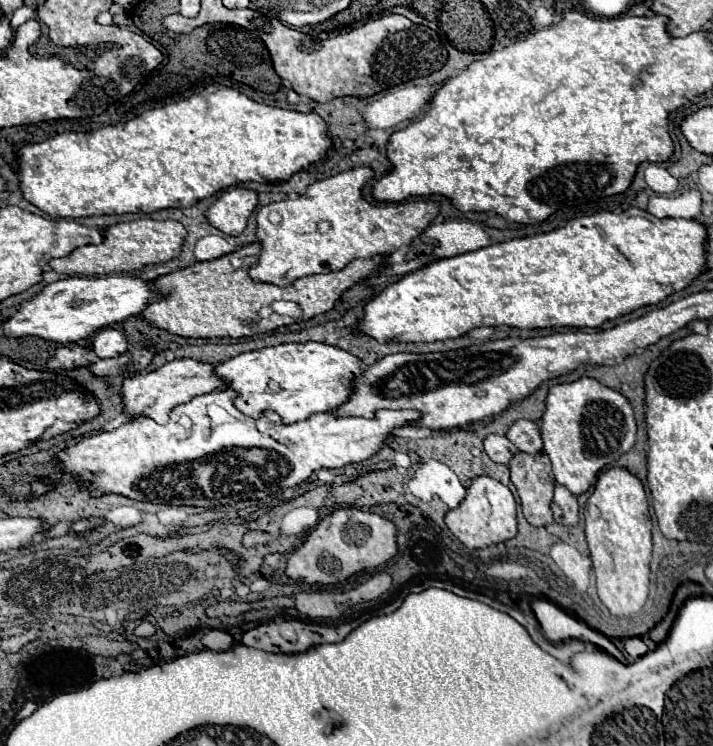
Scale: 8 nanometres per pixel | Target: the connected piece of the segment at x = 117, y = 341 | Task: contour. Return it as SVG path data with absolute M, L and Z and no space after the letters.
M109 327L107 331L101 329L93 339L93 351L101 359L123 355L127 351L127 337L121 331L113 331Z

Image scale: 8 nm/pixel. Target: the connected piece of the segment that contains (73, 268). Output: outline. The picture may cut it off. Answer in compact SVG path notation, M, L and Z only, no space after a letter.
M139 218L129 223L115 223L103 229L103 241L99 245L83 245L71 251L63 259L49 261L51 269L63 275L111 275L111 273L131 273L145 265L163 263L179 257L181 245L187 231L179 221L156 221Z

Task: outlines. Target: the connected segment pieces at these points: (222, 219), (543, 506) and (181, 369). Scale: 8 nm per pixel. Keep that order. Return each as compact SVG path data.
M233 187L233 189L227 189L207 209L205 219L225 235L235 237L245 229L247 219L255 209L255 205L257 205L257 193L243 187Z
M515 453L511 463L511 481L517 487L525 519L535 527L545 527L555 523L551 515L551 495L555 489L555 479L551 479L551 461L547 455L535 453Z
M179 359L179 361L165 363L157 371L127 377L121 385L123 413L127 415L129 421L137 419L137 417L149 417L157 423L167 423L169 413L177 405L189 403L197 395L205 395L205 393L211 393L215 389L223 389L223 383L221 383L221 379L217 379L213 375L213 369L215 369L215 365L197 363L193 359Z

